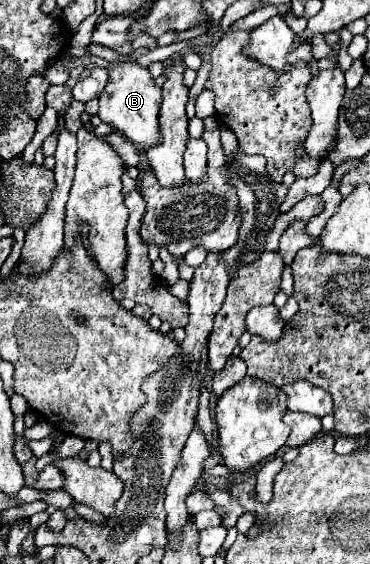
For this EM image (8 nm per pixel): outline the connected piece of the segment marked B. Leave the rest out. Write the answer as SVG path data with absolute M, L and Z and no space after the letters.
M66 51L66 59L71 59L74 67L94 63L109 71L109 81L107 81L107 85L105 85L105 89L99 97L99 117L101 117L101 121L113 125L115 131L125 135L143 153L161 143L161 133L159 133L161 89L153 83L153 77L151 77L149 69L139 67L135 63L113 63L113 65L109 65L104 59L92 55L74 58L68 51Z

